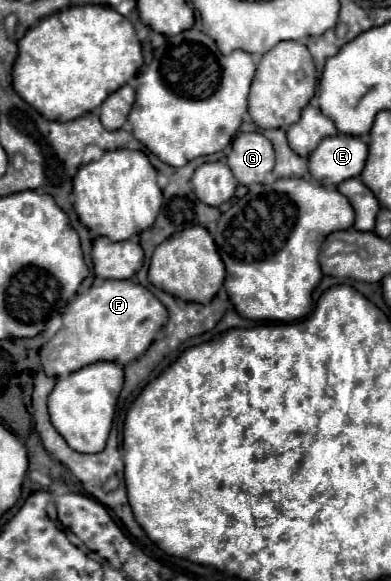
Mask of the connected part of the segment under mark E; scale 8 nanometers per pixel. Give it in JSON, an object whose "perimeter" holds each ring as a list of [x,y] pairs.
{"perimeter":[[[337,134],[323,138],[309,156],[309,172],[323,186],[337,186],[347,178],[359,176],[367,160],[367,144],[357,136]]]}

